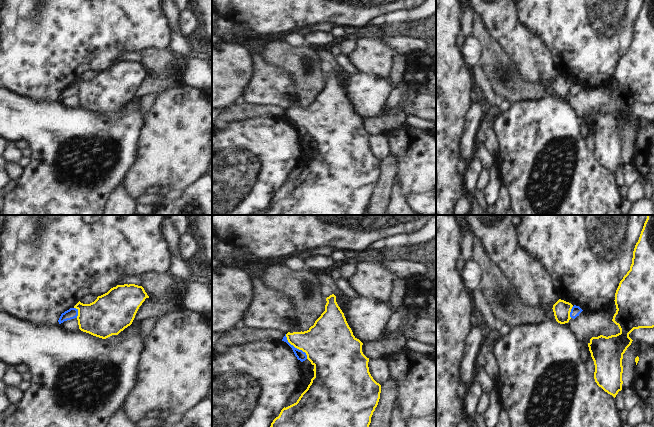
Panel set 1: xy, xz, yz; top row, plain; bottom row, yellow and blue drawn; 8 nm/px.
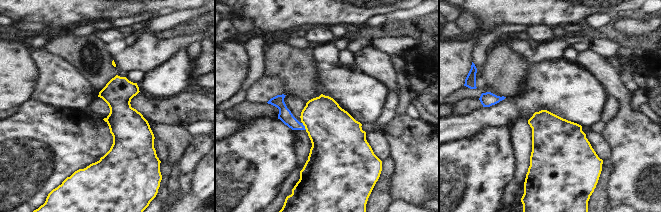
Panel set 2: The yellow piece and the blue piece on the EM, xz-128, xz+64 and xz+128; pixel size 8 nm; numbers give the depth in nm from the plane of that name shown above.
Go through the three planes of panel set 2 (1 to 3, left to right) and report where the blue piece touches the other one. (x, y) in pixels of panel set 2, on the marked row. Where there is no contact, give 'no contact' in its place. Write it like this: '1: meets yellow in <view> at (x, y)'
1: no contact
2: meets yellow in xz+64 at (304, 125)
3: no contact

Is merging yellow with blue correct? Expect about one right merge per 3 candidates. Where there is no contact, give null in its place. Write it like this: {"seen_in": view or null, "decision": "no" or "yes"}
{"seen_in": "xz", "decision": "no"}

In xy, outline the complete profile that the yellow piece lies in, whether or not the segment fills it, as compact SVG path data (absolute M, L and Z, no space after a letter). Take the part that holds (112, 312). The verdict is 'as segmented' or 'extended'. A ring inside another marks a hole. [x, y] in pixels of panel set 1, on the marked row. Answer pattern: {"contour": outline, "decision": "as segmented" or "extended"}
{"contour": "M124 284L111 288L107 293L98 296L90 304L83 304L79 301L74 306L78 310L77 320L79 329L102 339L118 335L132 324L139 307L146 298L149 298L149 296L142 286Z", "decision": "as segmented"}

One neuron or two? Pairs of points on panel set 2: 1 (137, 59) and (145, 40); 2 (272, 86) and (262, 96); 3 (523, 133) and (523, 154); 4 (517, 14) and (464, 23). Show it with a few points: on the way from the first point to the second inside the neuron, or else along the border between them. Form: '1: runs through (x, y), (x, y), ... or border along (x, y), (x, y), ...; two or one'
1: runs through (142, 54), (145, 51), (145, 45); one
2: runs through (270, 88), (264, 94); one
3: runs through (523, 138), (523, 149); one
4: border along (461, 10), (470, 12), (486, 27); two

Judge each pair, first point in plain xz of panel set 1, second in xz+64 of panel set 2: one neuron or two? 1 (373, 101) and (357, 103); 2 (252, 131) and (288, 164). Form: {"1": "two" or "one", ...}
{"1": "one", "2": "one"}

